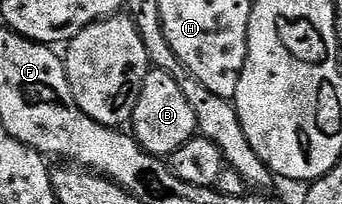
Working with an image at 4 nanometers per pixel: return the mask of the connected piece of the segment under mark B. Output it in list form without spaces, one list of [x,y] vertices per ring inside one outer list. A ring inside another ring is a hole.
[[[156,69],[147,73],[143,89],[139,93],[139,101],[135,101],[131,134],[147,153],[158,157],[172,157],[180,147],[187,145],[187,141],[198,134],[195,109],[191,109],[191,101],[183,97],[183,89],[179,89],[179,81],[175,81],[171,73]]]

